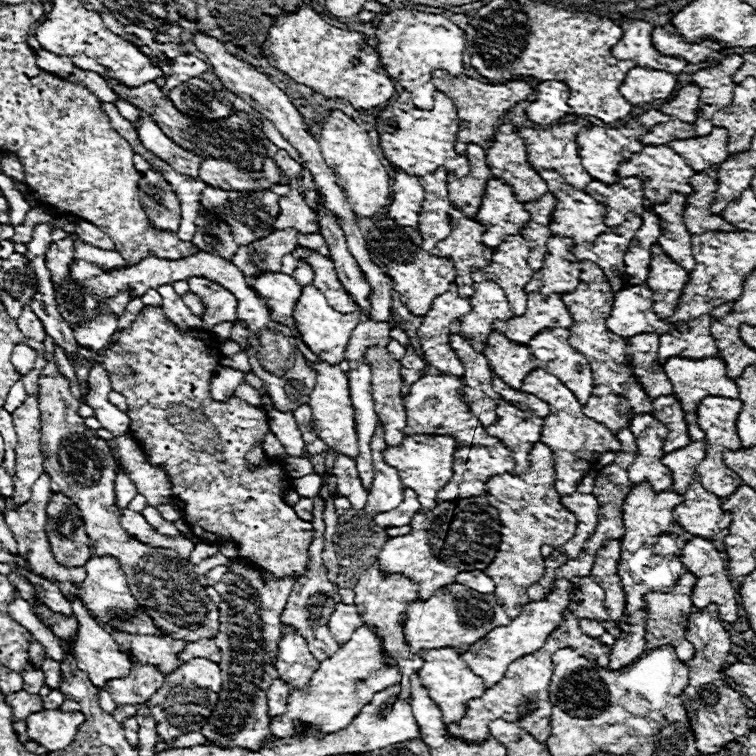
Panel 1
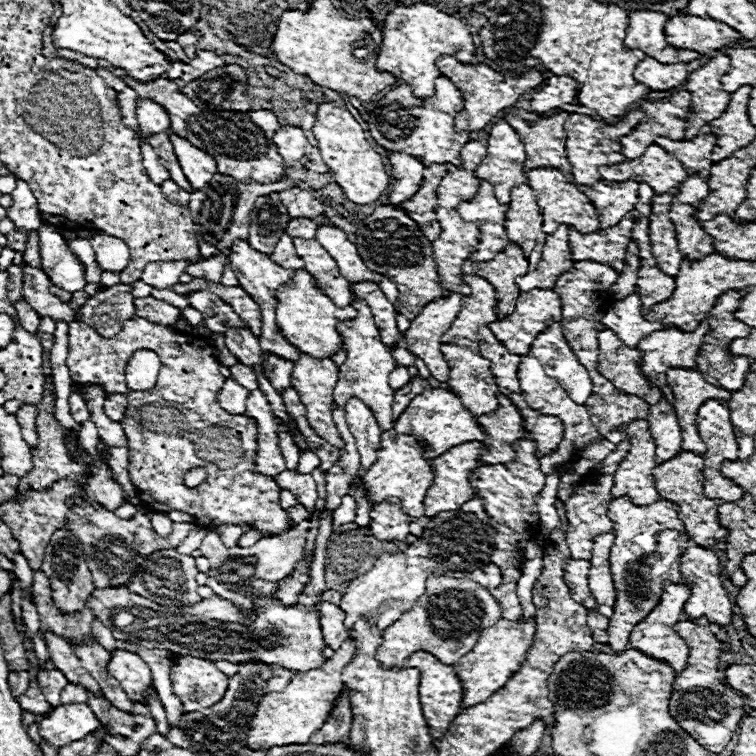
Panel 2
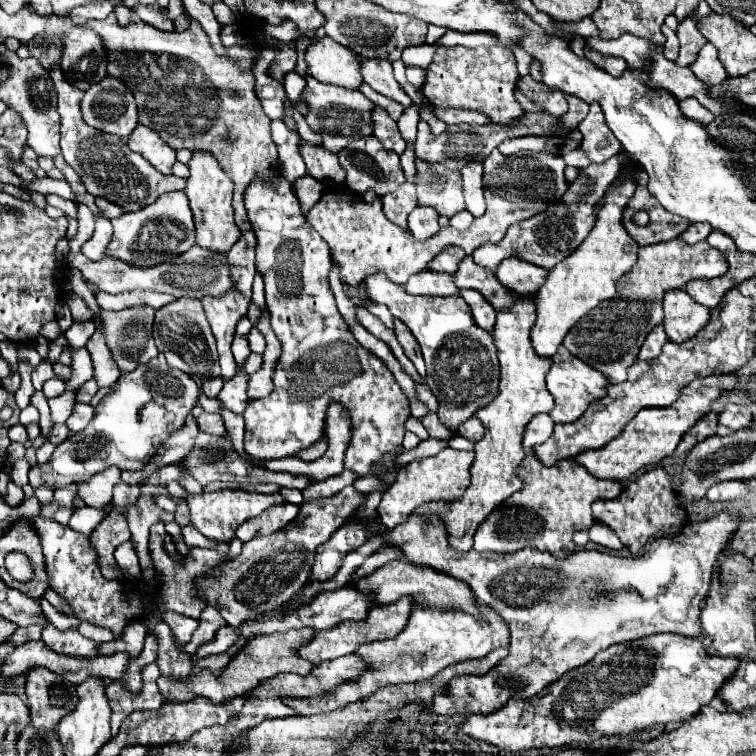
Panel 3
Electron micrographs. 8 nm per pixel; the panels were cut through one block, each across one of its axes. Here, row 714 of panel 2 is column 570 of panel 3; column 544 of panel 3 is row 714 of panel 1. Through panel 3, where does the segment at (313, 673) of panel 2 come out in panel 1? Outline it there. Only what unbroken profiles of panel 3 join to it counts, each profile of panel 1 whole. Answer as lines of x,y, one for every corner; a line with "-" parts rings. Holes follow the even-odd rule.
362,626
352,634
352,638
346,644
338,648
338,652
332,658
320,662
320,668
312,674
306,688
290,688
286,712
270,720
270,732
274,738
292,738
296,734
296,720
306,726
318,728
318,736
338,732
346,728
362,710
362,706
372,700
372,694
380,692
380,682
384,684
384,688
394,686
400,682
400,674
396,672
396,668
384,664
382,646
376,632
368,626

